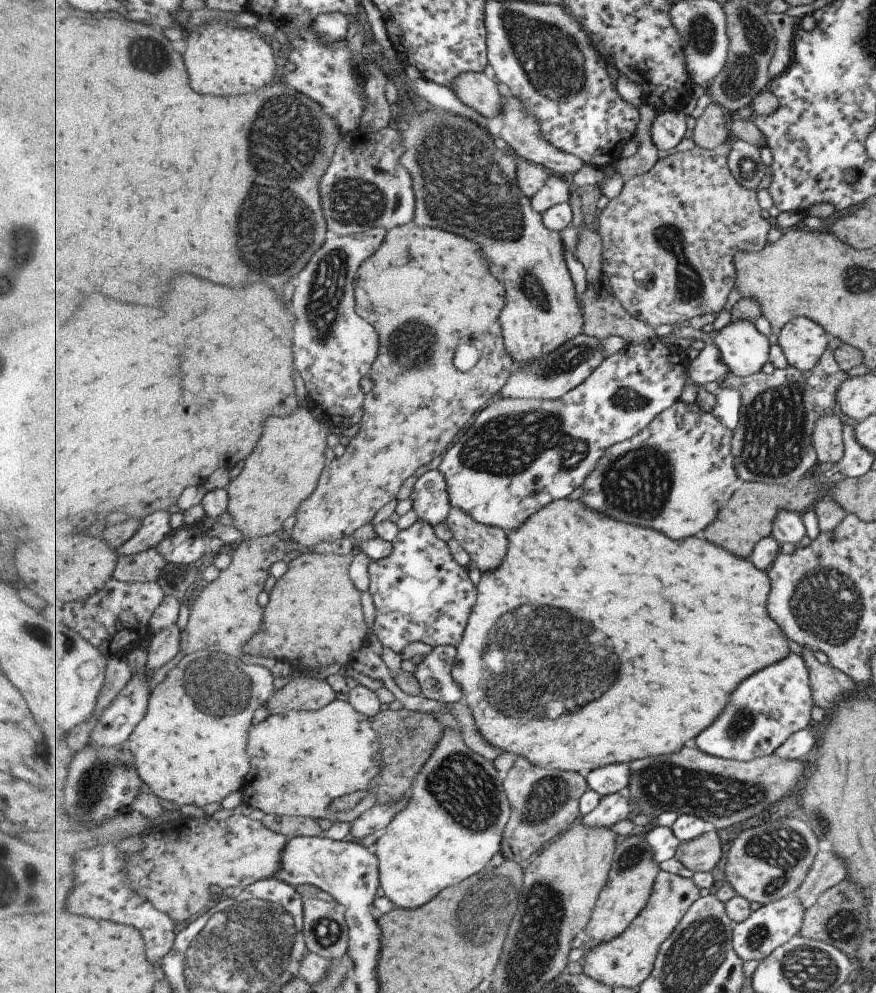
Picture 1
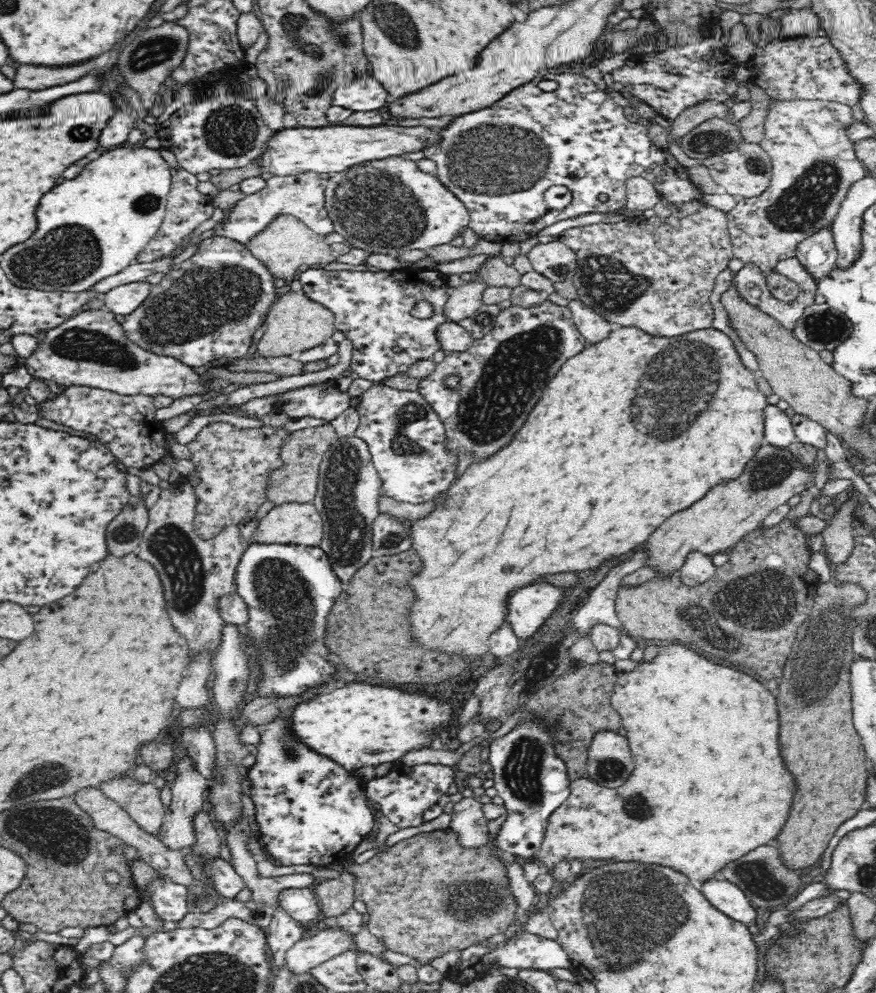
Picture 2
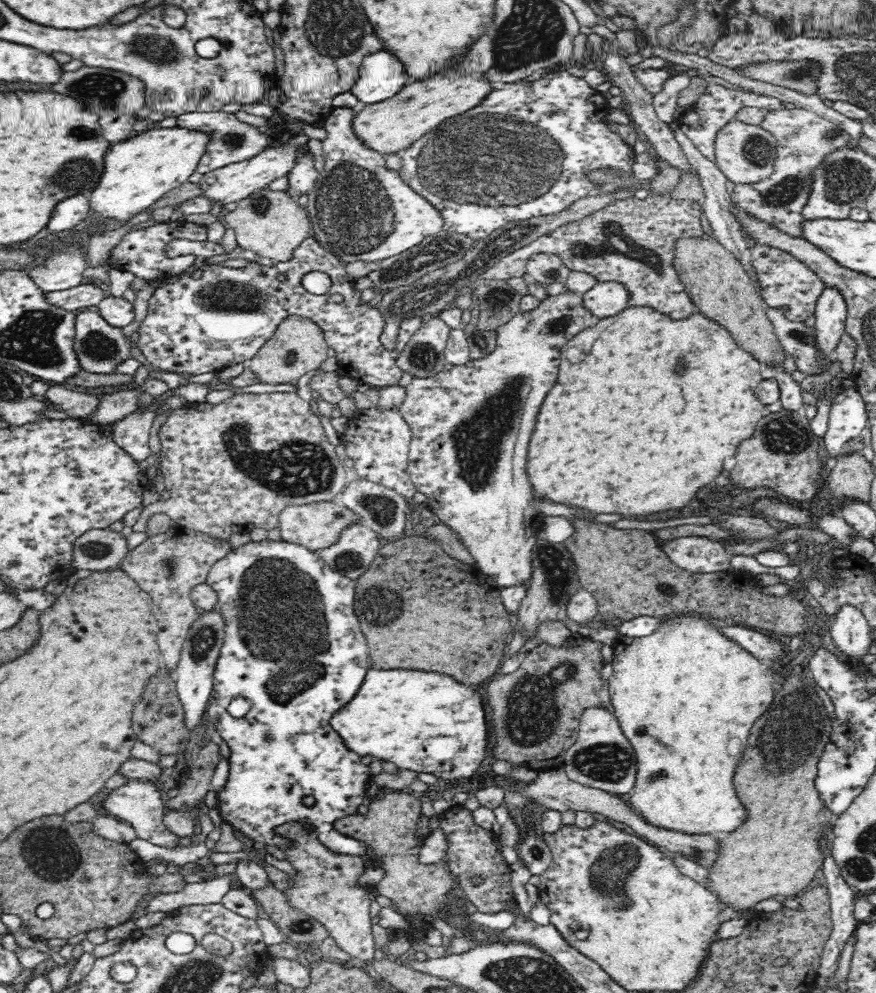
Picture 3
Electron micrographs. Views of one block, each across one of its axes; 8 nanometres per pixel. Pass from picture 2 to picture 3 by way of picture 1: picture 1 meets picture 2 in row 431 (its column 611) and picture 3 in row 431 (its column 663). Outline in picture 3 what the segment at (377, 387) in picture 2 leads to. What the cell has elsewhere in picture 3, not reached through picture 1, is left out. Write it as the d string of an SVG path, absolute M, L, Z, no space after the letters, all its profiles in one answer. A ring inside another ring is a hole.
M370 407L358 409L347 420L348 426L338 438L344 445L348 458L354 461L360 479L395 490L404 498L412 498L417 488L407 470L413 431L401 414L400 407Z

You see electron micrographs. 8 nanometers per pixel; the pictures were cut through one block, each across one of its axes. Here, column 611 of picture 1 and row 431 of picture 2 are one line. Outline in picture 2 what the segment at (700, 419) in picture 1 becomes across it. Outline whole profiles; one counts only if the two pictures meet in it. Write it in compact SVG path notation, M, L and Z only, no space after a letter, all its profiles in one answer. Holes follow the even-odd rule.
M550 299L533 307L510 305L500 311L492 331L483 338L474 339L469 350L446 354L444 361L438 363L428 376L421 379L417 391L441 415L449 437L448 447L453 452L460 451L462 456L472 453L476 461L486 459L510 442L510 438L524 426L526 416L536 406L536 400L542 396L556 372L587 346L573 322L573 314L568 306L556 305ZM449 376L459 378L458 389L448 387L446 380Z

